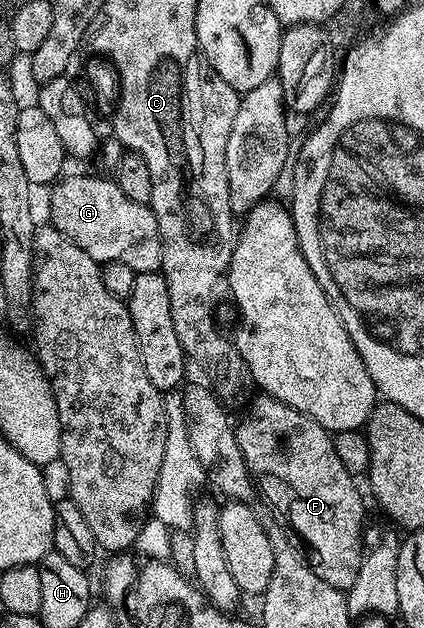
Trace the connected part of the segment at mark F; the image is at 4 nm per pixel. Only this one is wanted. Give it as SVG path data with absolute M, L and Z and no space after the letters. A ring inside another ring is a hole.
M258 394L251 402L246 417L237 421L236 431L244 462L251 476L256 478L261 499L266 499L275 508L271 509L308 549L310 567L314 572L320 574L320 578L324 578L324 582L328 582L333 588L349 589L356 580L363 560L362 519L366 516L366 508L362 505L362 496L358 493L341 454L334 449L335 437L310 416L305 416L300 410L265 394Z

